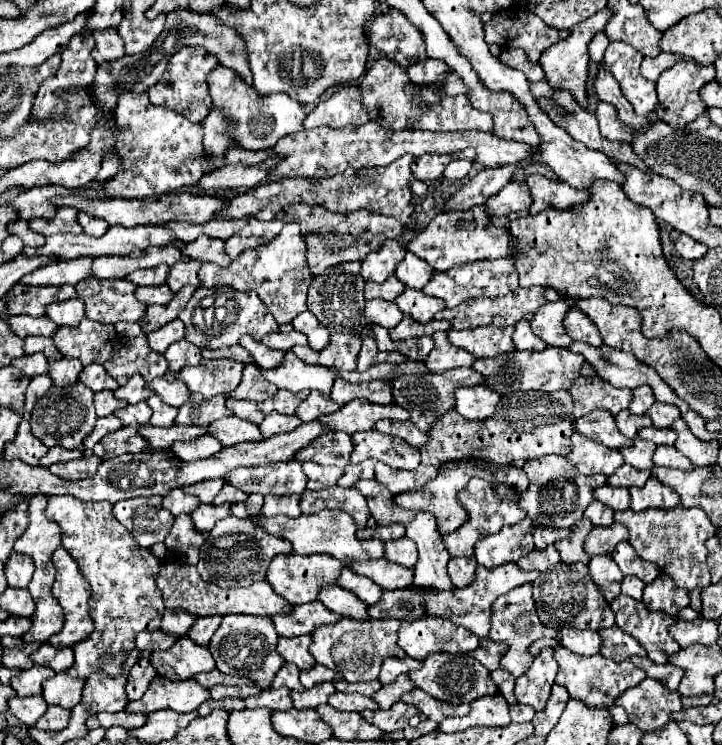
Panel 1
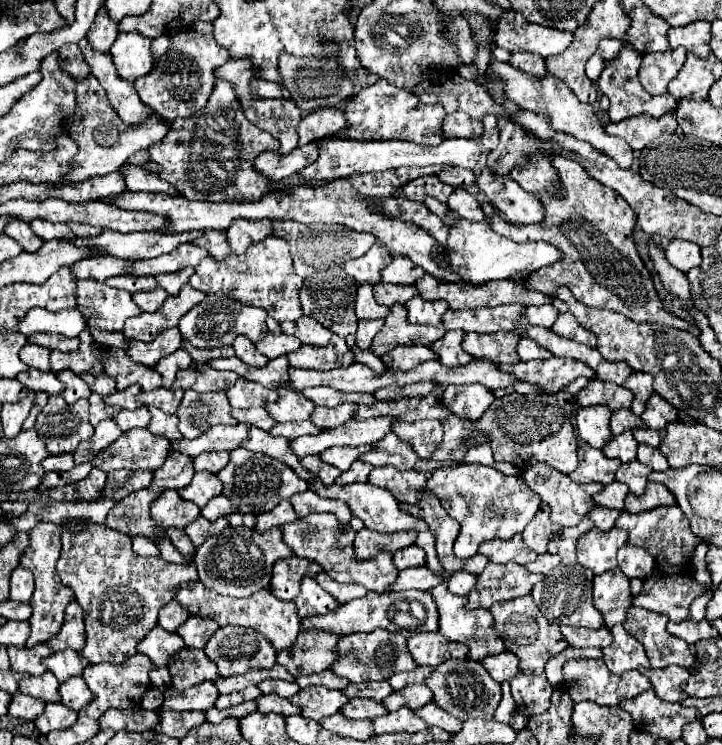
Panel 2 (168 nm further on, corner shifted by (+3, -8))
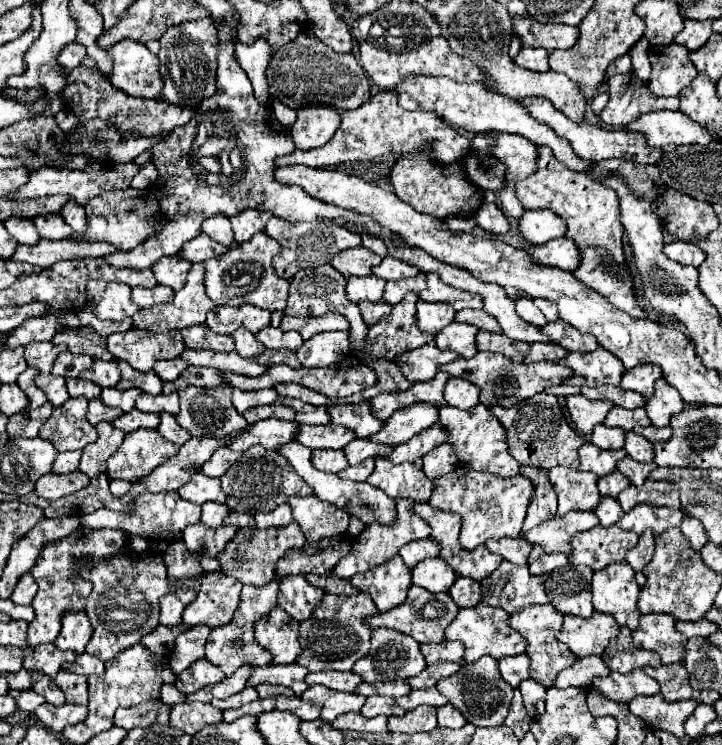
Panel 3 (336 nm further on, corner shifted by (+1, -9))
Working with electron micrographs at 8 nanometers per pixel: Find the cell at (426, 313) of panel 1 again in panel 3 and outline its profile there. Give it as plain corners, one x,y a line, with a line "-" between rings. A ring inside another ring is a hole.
418,300
418,328
422,332
438,334
444,326
448,326
456,316
456,310
450,304
434,304

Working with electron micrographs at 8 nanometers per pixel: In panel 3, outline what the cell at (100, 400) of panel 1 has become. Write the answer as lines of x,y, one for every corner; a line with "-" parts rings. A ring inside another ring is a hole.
96,398
96,400
90,402
88,414
86,414
86,418
88,418
88,422
90,422
92,426
96,426
98,422
112,422
112,420
116,420
118,416
122,416
122,410
104,406
100,398

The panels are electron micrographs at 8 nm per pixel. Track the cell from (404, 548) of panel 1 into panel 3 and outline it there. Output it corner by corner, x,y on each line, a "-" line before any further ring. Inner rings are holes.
424,538
424,540
414,540
410,544
406,544
400,552
402,560
406,562
406,566
414,568
418,562
426,560
426,558
434,558
440,554
440,542
436,542
434,538

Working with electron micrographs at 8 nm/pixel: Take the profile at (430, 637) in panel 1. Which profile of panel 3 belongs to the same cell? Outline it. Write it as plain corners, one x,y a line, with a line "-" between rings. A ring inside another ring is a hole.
438,642
438,644
420,644
420,650
426,658
426,664
436,662
458,662
464,654
464,644
460,642

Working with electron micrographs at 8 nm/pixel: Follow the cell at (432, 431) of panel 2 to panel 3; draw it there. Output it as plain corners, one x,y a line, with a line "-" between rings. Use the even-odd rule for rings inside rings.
440,444
438,448
434,448
434,452
426,454
422,460
424,460
424,474
432,482
446,476
448,472
452,472
458,466
452,444

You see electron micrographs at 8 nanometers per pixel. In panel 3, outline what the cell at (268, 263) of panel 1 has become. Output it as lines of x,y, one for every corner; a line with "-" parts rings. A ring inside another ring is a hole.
264,232
254,234
246,244
238,244
230,248
226,254
206,260
206,292
214,300
214,304
222,306
242,306
252,304
258,308
266,308
270,312
284,312
288,298
288,280
280,278
272,268
272,258
280,252
280,244
266,236

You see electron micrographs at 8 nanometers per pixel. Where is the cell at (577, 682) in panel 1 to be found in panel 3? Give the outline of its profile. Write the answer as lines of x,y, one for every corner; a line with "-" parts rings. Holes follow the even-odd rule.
640,668
630,672
630,674
610,672
610,676
606,676
606,678
596,678
592,682
592,688
598,688
610,700
624,702
624,704
628,704
636,696
650,696
650,694
658,694
660,692
658,682
654,682

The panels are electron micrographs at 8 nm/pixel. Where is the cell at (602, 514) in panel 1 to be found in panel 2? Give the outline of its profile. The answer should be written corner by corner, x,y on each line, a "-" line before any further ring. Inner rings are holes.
594,507
588,517
592,519
594,527
600,529
600,531
610,531
614,527
614,521
618,519
620,511
614,511
614,509
606,509
606,507

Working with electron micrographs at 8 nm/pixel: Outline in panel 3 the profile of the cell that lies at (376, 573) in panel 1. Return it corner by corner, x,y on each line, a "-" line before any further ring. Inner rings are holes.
442,558
422,560
412,568
412,584
430,592
448,592
456,580
456,572

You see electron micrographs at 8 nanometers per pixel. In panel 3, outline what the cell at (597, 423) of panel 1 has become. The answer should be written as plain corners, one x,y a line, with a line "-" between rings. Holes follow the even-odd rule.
582,394
566,396
566,408
570,412
570,418
584,436
590,436
592,428
604,422
612,406
614,404
610,404
610,400
588,400

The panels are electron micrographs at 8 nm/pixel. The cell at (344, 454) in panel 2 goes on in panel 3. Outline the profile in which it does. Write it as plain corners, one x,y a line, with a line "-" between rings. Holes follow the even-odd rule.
352,440
344,452
348,456
348,462
350,464
360,464
362,460
366,458
378,458
378,456
388,456
392,454
392,446
386,446
386,444
378,444
378,442
372,442
372,440

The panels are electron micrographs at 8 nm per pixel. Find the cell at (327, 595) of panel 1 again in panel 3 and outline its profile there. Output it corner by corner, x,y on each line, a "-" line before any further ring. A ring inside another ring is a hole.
284,576
278,582
278,606
294,620
304,620
322,600
322,590
314,588
304,576

